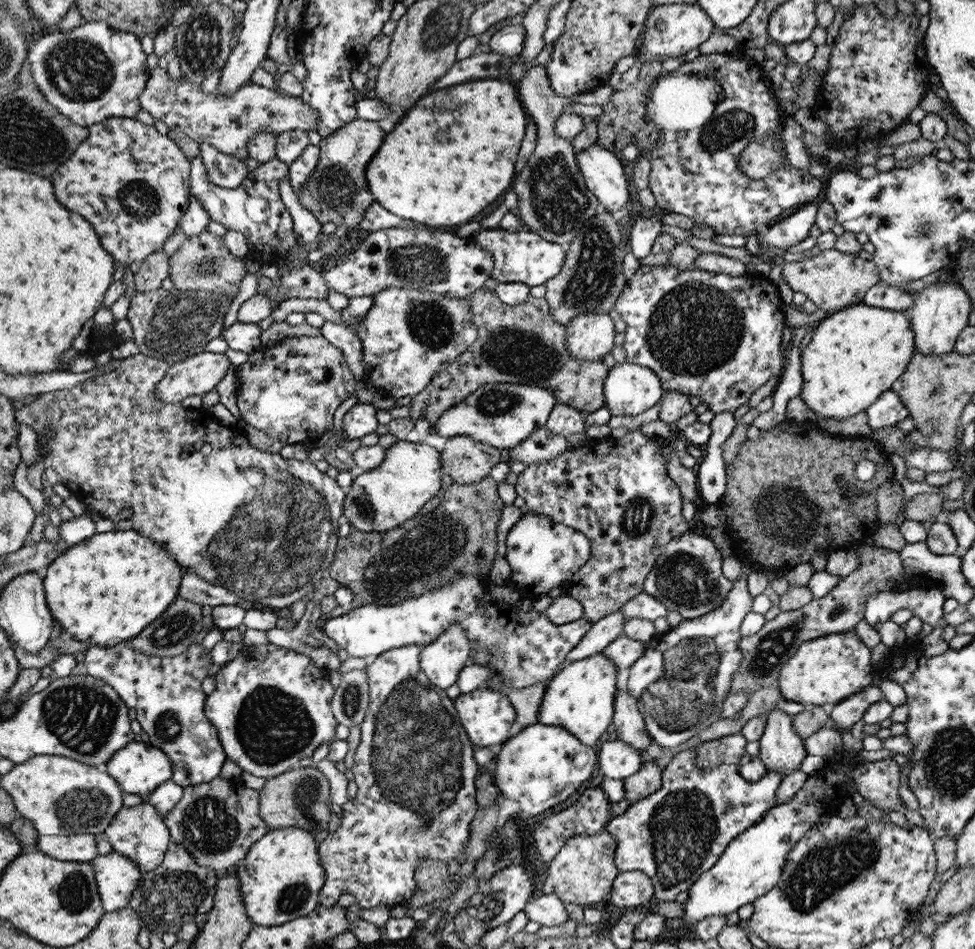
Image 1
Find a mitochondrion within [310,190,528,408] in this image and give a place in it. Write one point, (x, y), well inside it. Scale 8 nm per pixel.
(429, 325)

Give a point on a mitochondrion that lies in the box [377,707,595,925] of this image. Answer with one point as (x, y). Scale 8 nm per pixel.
(504, 848)

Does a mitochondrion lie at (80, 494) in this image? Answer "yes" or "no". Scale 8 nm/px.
no

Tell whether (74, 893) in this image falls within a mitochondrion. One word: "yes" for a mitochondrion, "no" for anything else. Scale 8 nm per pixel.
yes

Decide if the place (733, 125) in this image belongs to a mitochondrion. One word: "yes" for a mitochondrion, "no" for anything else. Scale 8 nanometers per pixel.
yes

